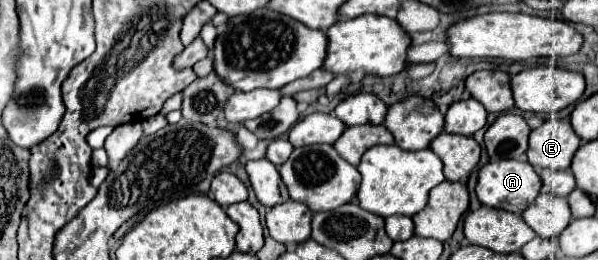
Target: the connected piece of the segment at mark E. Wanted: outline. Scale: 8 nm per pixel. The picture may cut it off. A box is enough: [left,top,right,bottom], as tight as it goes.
[527,117,581,169]

